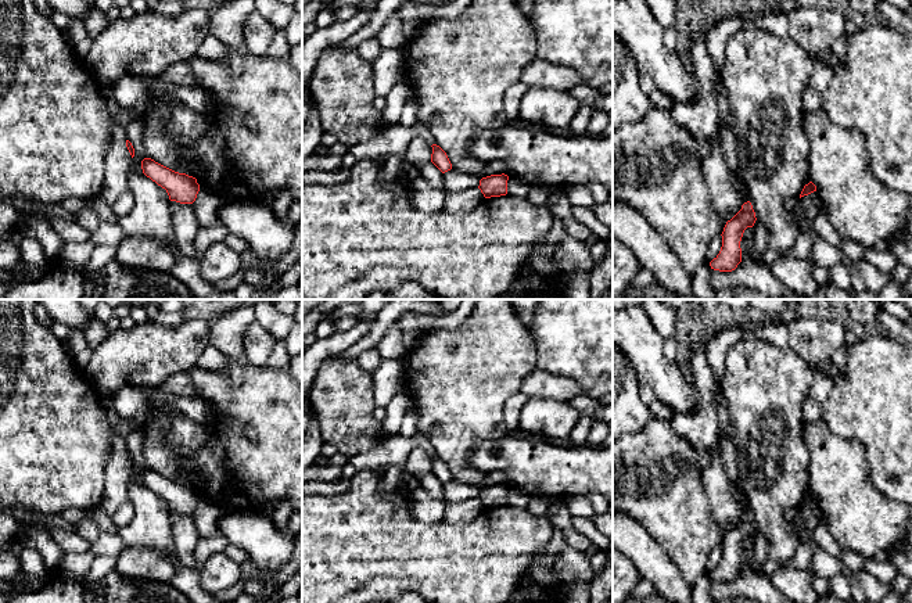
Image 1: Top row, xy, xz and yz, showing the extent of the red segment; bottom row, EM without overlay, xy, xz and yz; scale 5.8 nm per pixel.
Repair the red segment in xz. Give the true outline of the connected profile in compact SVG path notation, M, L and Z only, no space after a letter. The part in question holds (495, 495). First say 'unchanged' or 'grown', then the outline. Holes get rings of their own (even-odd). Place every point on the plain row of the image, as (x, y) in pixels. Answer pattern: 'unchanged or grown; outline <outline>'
unchanged; outline M505 484L491 485L480 491L478 499L481 500L485 509L506 506L507 491L509 487Z

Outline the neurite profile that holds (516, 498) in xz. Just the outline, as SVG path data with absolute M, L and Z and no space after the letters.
M509 488L507 491L507 505L506 506L511 506L511 507L527 507L528 502L529 502L529 495L516 489L516 488Z

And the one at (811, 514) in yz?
M818 500L804 506L800 509L803 520L804 520L804 527L812 532L815 530L815 527L819 524L819 521L823 518Z

